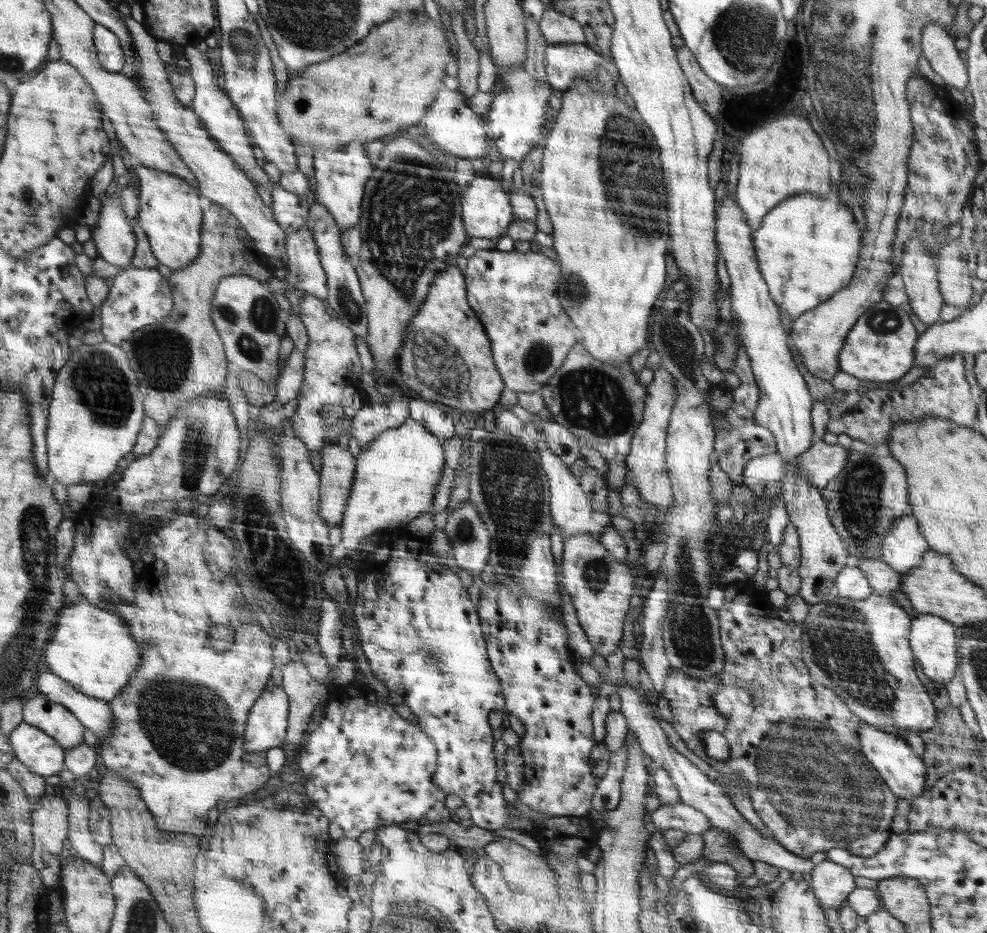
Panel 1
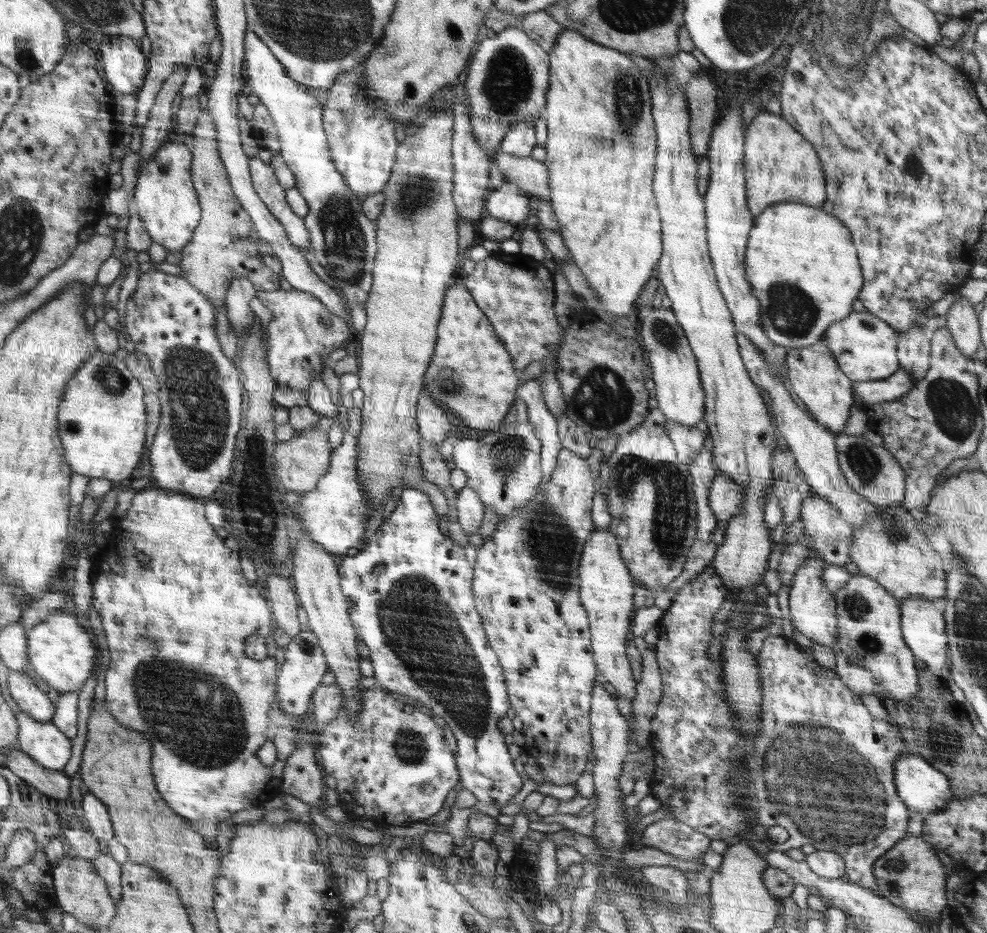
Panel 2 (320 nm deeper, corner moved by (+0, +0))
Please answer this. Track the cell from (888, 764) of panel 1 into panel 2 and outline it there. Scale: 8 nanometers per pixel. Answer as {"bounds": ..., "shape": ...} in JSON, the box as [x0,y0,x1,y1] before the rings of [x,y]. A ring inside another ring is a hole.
{"bounds":[895,750,953,814],"shape":[[[905,750],[896,762],[895,784],[906,807],[920,814],[936,814],[953,799],[949,780],[927,760]]]}

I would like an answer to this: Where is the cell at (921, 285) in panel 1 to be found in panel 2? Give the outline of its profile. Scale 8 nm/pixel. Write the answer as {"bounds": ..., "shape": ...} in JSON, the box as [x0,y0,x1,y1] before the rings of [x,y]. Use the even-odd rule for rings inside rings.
{"bounds":[898,323,931,383],"shape":[[[922,323],[910,326],[907,332],[898,334],[899,366],[907,370],[918,383],[930,369],[931,341],[924,335]]]}

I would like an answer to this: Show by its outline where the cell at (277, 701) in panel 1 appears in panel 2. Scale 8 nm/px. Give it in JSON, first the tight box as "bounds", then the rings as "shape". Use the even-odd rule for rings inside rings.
{"bounds":[276,631,330,717],"shape":[[[302,631],[298,636],[292,638],[292,642],[288,643],[284,650],[286,663],[283,665],[284,670],[280,670],[276,700],[286,714],[294,714],[300,717],[305,715],[312,706],[312,695],[316,688],[321,685],[322,677],[330,671],[330,668],[326,666],[322,645],[310,631]]]}

